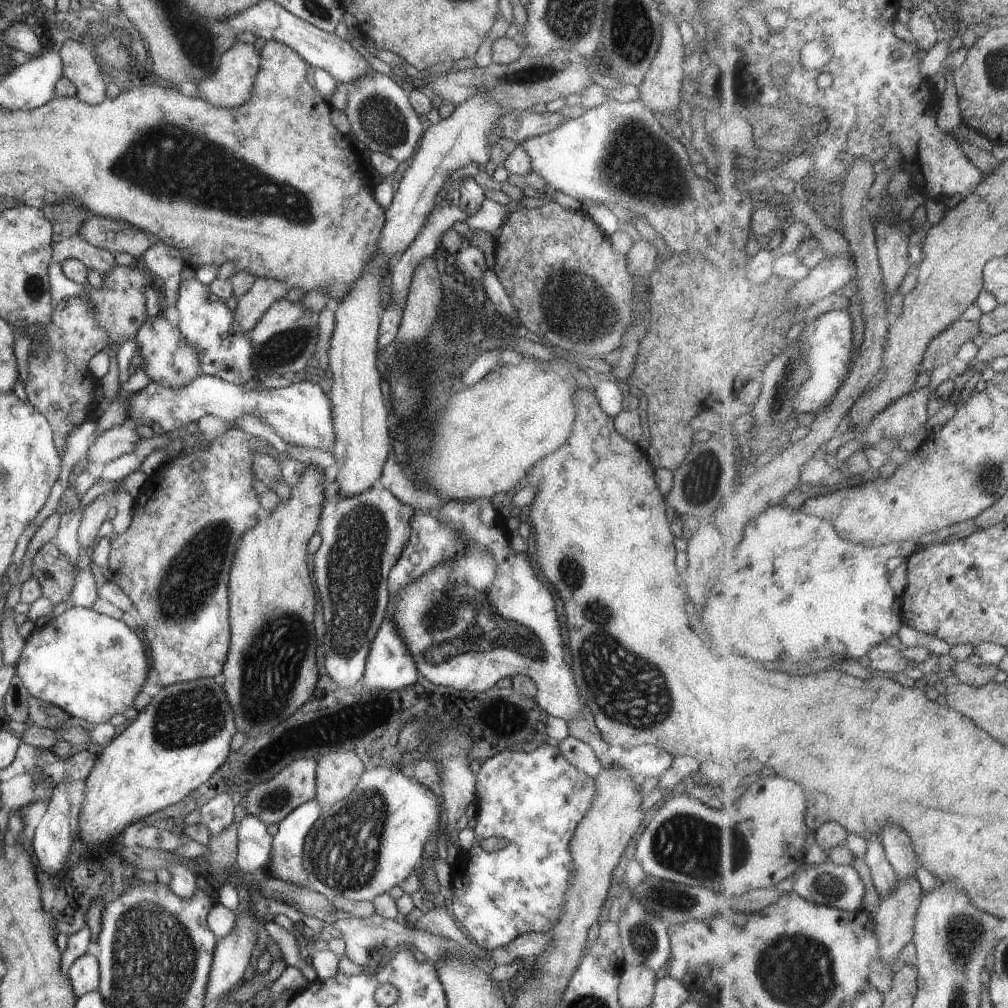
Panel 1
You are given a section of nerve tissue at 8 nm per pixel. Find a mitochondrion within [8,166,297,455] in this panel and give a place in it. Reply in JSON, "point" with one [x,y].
{"point":[34,289]}

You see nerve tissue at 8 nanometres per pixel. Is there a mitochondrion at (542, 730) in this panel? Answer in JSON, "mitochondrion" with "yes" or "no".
{"mitochondrion":"no"}

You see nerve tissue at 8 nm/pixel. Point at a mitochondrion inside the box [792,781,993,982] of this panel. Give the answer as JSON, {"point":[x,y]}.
{"point":[965,933]}

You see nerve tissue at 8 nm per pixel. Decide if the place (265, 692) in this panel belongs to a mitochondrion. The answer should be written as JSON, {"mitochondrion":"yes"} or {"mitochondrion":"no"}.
{"mitochondrion":"yes"}

